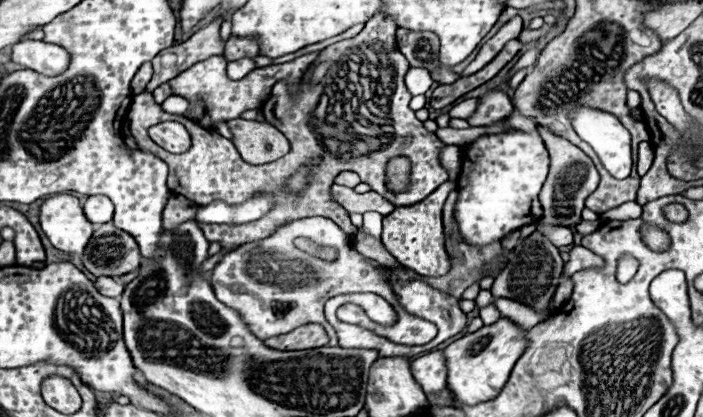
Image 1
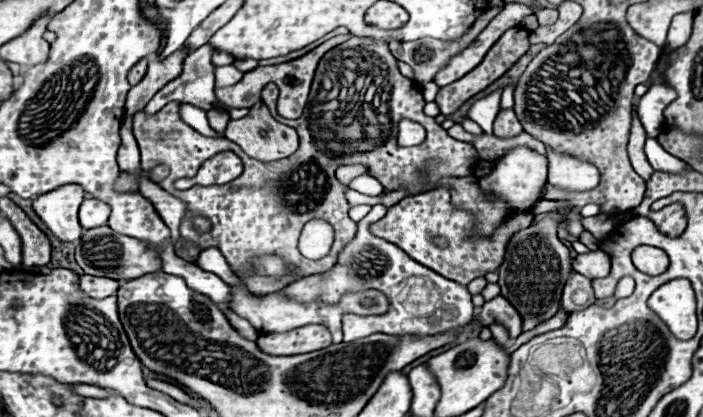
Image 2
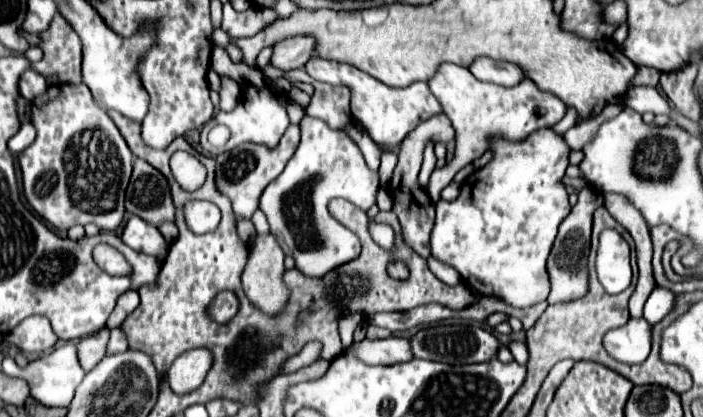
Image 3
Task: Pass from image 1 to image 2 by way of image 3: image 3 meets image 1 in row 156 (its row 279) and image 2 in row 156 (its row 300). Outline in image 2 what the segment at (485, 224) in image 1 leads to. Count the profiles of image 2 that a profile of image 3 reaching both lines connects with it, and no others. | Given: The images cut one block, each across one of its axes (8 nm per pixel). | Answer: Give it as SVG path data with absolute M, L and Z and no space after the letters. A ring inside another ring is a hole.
M516 148L510 150L502 160L498 160L494 164L494 170L488 176L480 178L480 184L484 192L504 198L510 204L510 214L522 214L522 212L530 212L532 206L542 198L546 174L548 174L548 160L544 156L536 154L530 148Z

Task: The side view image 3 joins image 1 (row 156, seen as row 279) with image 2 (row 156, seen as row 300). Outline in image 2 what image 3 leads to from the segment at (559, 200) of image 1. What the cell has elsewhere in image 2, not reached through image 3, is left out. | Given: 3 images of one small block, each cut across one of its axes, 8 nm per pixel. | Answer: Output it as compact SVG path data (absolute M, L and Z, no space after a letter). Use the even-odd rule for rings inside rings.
M548 150L548 182L566 190L592 190L598 186L598 170L582 160Z

